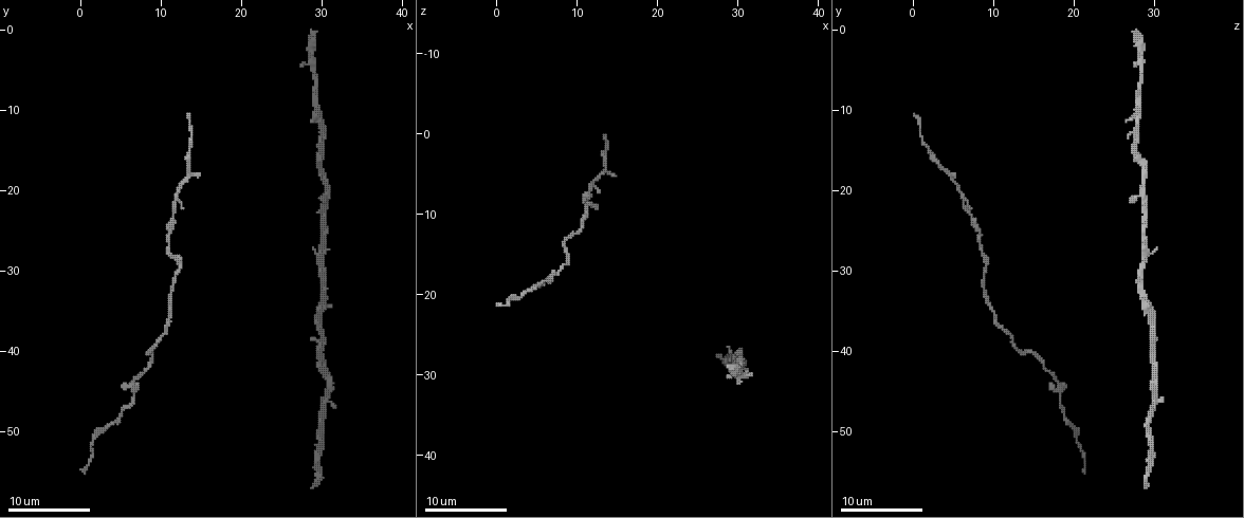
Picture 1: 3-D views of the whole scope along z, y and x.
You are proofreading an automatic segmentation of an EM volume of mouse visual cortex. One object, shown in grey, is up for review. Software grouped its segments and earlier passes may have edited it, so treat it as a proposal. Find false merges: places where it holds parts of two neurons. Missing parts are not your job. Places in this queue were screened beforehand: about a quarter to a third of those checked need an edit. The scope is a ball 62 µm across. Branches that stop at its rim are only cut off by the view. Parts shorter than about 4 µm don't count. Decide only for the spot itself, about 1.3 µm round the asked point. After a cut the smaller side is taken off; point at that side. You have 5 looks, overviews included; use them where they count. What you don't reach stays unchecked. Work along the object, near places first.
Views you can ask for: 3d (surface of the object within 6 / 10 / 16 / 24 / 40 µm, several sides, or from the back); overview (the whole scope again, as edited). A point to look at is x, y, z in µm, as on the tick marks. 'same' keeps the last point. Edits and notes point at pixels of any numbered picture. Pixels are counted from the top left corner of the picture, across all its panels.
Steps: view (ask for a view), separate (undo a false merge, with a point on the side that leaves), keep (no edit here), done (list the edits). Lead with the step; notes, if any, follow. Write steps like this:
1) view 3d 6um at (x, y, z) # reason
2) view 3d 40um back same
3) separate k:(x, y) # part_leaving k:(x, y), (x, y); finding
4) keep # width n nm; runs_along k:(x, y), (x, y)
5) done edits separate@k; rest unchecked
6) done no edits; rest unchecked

view 3d 10um at (11.0, 26.0, 8.2) # calibre changes

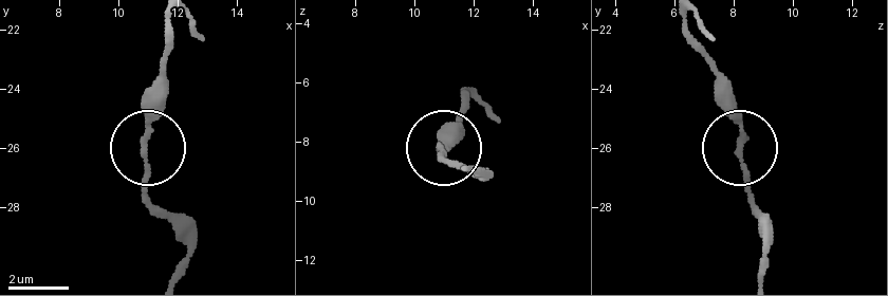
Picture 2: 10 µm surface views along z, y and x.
separate 2:(729, 89) # part_leaving 2:(743, 126), (731, 90), (685, 22); a second neuron is stuck on

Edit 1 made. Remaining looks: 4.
view 3d 16um at (8.4, 41.4, 16.2)

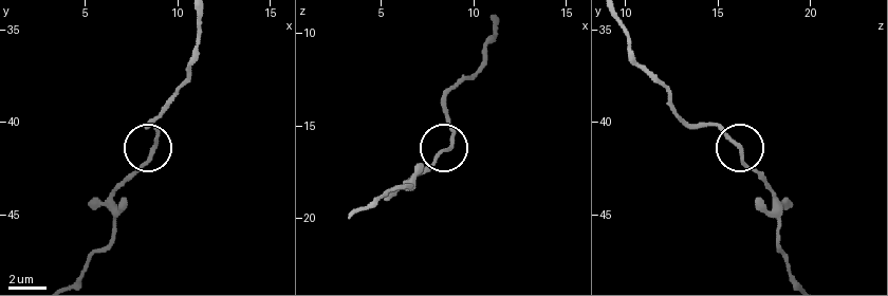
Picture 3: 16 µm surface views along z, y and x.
view 3d 6um at (8.7, 41.5, 16.2)

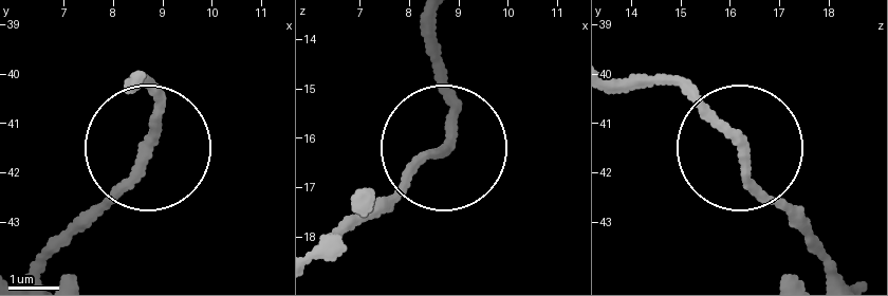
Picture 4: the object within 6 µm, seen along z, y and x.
keep # continuous, no second neuron

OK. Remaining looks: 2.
view 3d 10um at (28.8, 38.8, 30.0)

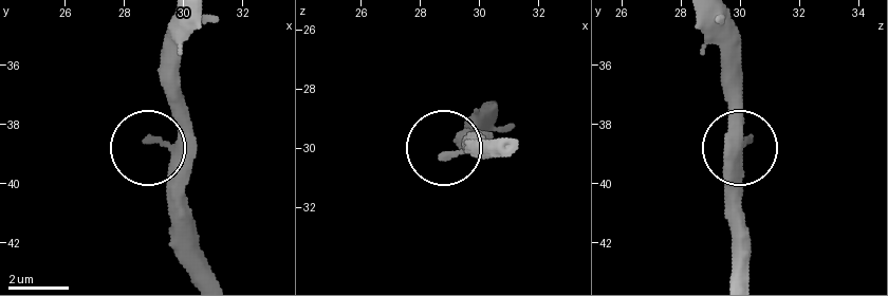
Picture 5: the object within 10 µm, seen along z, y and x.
keep # one neuron here

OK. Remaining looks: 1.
done edits separate@2; rest unchecked

